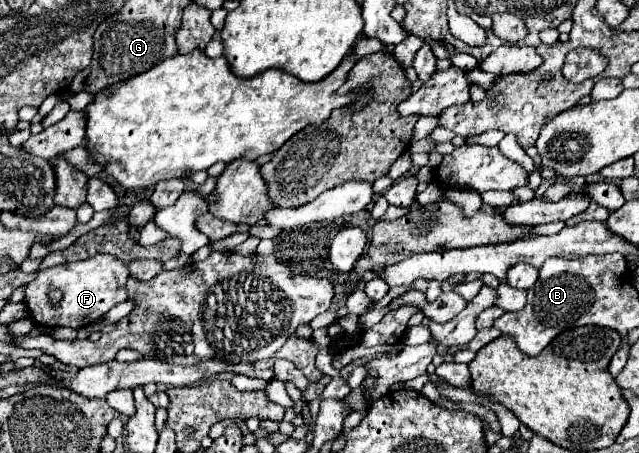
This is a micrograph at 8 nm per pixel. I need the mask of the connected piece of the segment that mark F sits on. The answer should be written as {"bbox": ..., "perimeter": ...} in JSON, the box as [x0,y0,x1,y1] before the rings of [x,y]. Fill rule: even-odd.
{"bbox":[26,254,130,328],"perimeter":[[[96,254],[96,258],[88,258],[82,262],[68,262],[54,268],[44,268],[38,272],[36,280],[26,286],[26,306],[36,324],[56,324],[70,328],[84,328],[96,320],[100,320],[112,306],[128,300],[126,280],[130,272],[128,266],[110,254]],[[56,286],[64,290],[64,302],[60,306],[52,306],[48,302],[48,288]]]}

